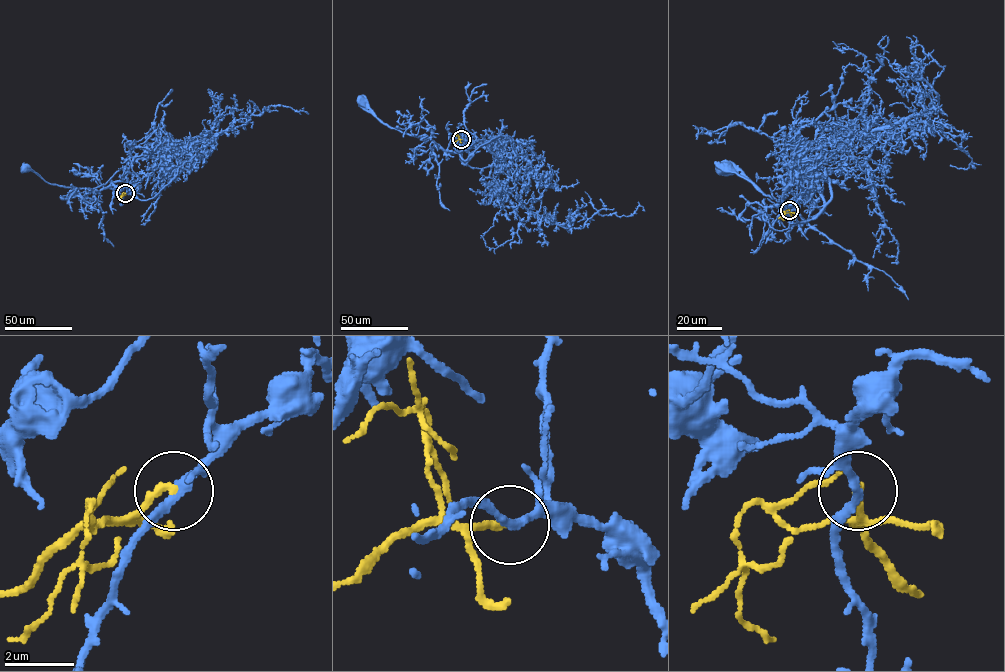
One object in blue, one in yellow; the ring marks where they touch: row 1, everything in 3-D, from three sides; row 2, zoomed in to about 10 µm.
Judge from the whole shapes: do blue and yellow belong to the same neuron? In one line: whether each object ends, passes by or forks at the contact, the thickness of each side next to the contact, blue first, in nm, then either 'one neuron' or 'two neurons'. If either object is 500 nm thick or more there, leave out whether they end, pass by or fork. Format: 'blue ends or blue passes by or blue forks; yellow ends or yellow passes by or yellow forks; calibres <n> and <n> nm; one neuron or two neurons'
blue passes by; yellow ends; calibres 240 and 240 nm; one neuron

